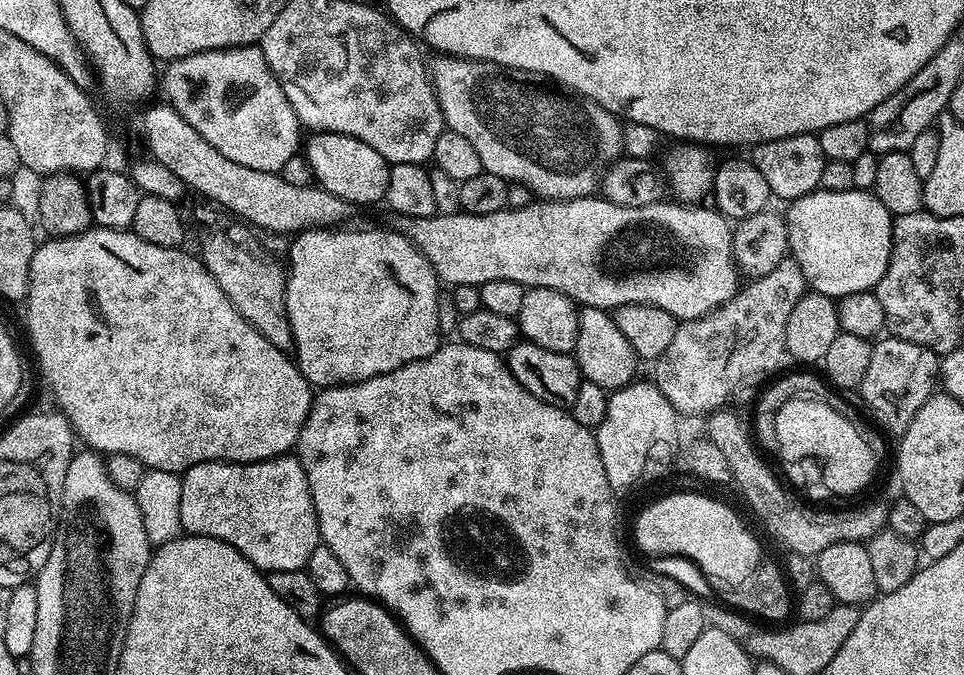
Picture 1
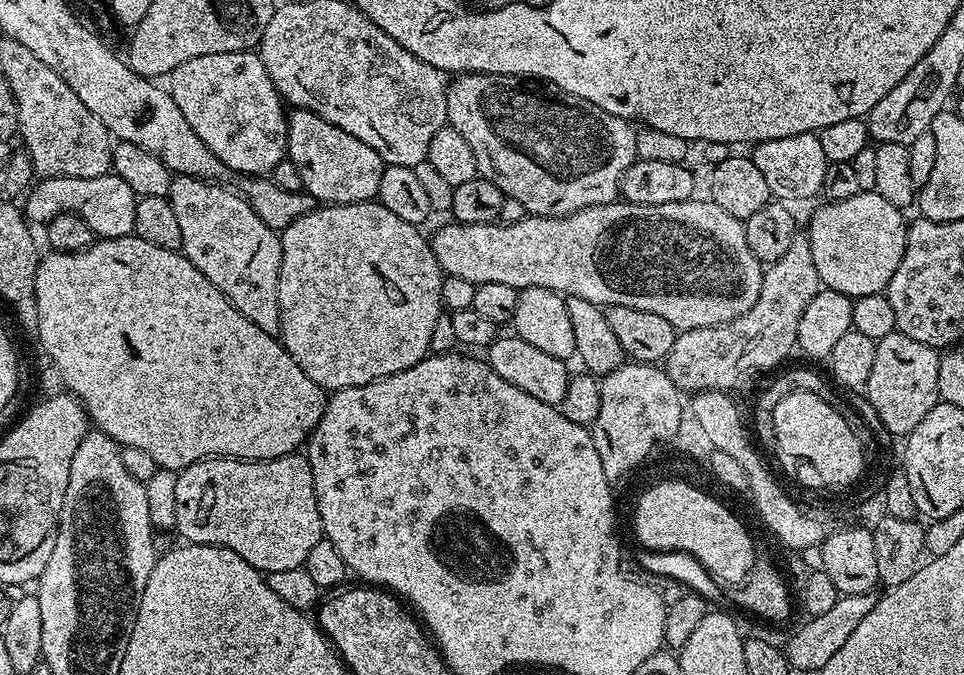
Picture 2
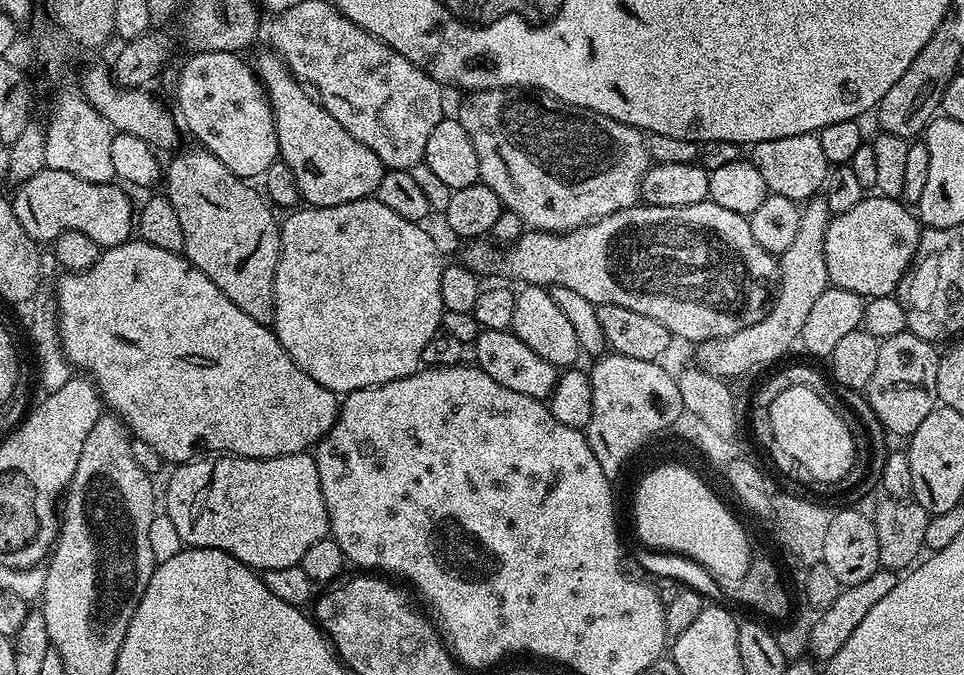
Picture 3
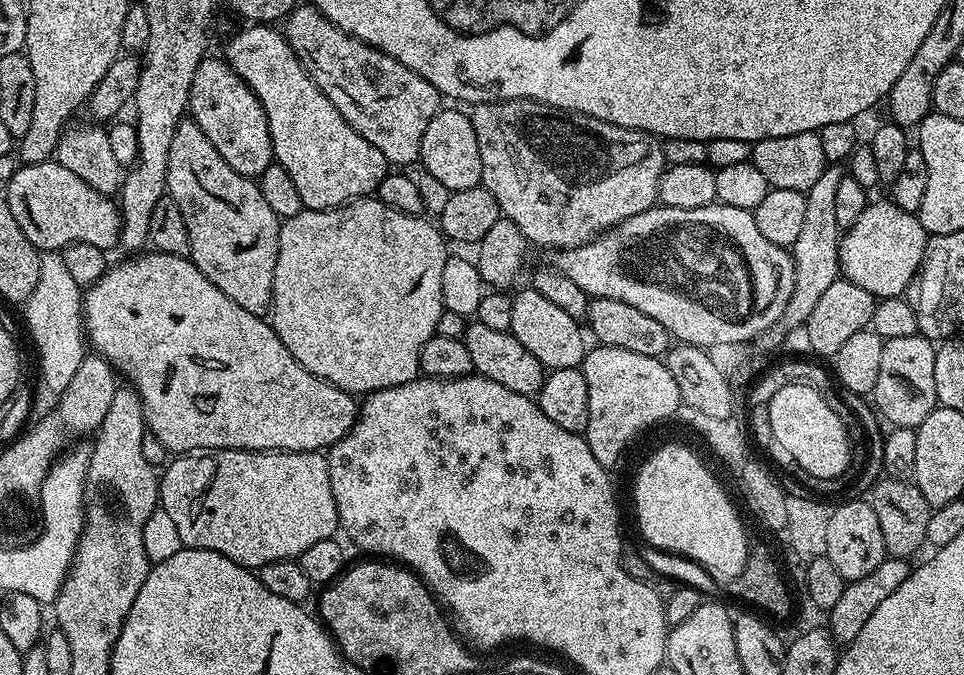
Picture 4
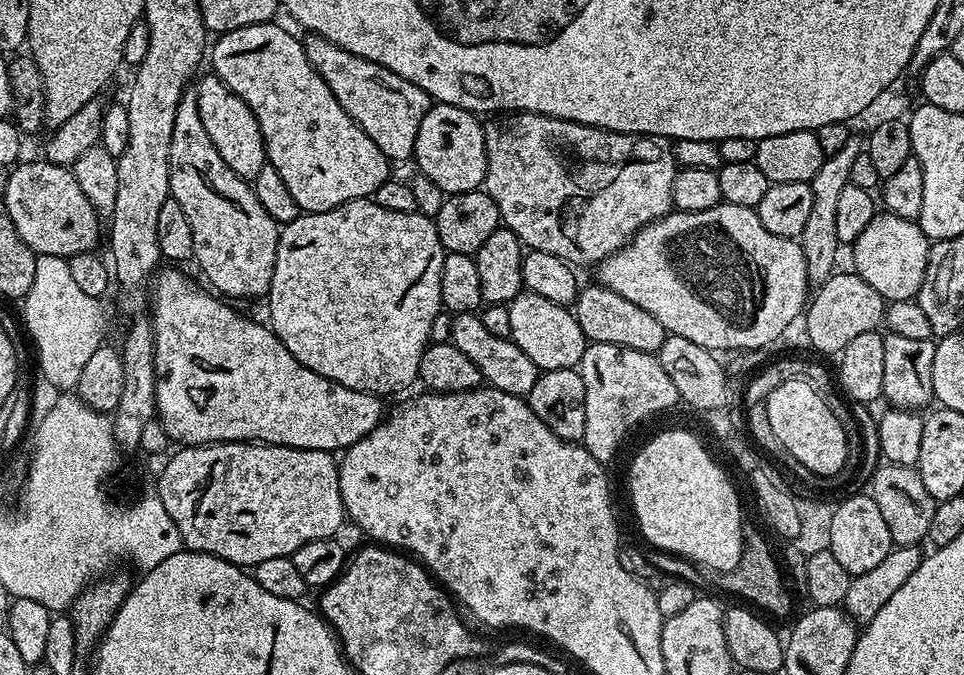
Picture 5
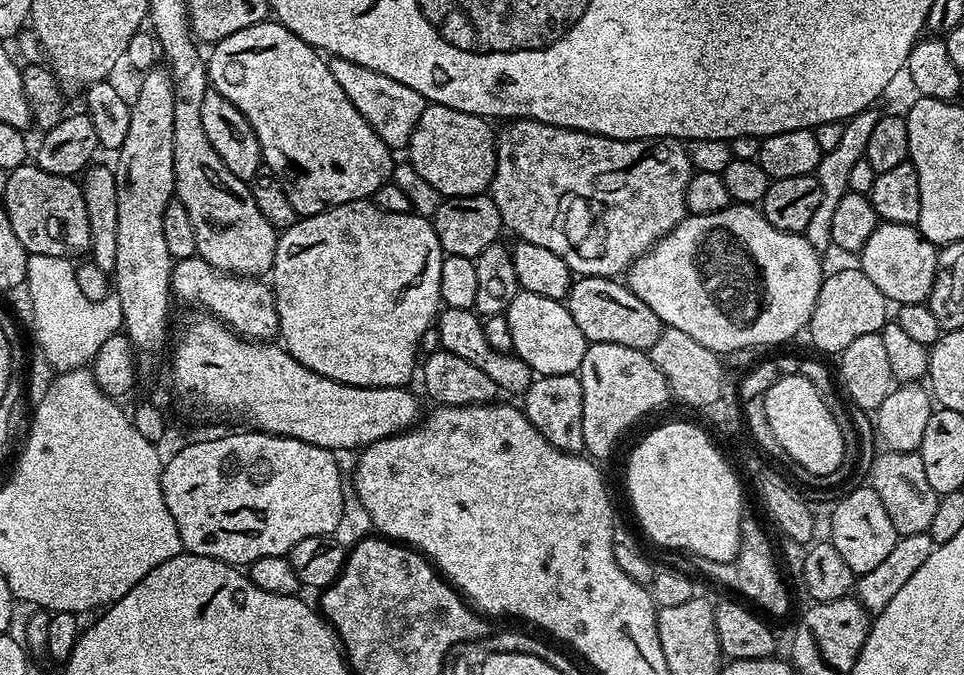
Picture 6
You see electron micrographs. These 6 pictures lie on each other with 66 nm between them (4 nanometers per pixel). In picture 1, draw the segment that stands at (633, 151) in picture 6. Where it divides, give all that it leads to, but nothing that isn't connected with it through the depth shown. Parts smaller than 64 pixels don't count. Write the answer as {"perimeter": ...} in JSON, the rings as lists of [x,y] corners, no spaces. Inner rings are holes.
{"perimeter":[[[443,54],[431,58],[432,89],[436,91],[447,131],[462,134],[474,145],[484,171],[528,188],[540,200],[577,200],[579,196],[593,195],[603,185],[608,169],[621,159],[624,124],[598,102],[565,94],[553,81],[535,72]]]}

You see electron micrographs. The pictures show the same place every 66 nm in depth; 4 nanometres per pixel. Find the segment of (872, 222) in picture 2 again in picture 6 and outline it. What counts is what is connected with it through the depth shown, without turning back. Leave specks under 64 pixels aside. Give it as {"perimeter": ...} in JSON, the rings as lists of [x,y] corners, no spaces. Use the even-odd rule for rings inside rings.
{"perimeter":[[[880,222],[877,223],[874,234],[870,234],[866,246],[858,253],[858,266],[864,271],[866,278],[870,278],[870,282],[874,282],[874,286],[878,286],[878,290],[882,290],[882,294],[893,305],[922,304],[927,301],[934,286],[937,255],[937,245],[931,244],[921,234],[919,227],[910,224],[886,224]]]}

